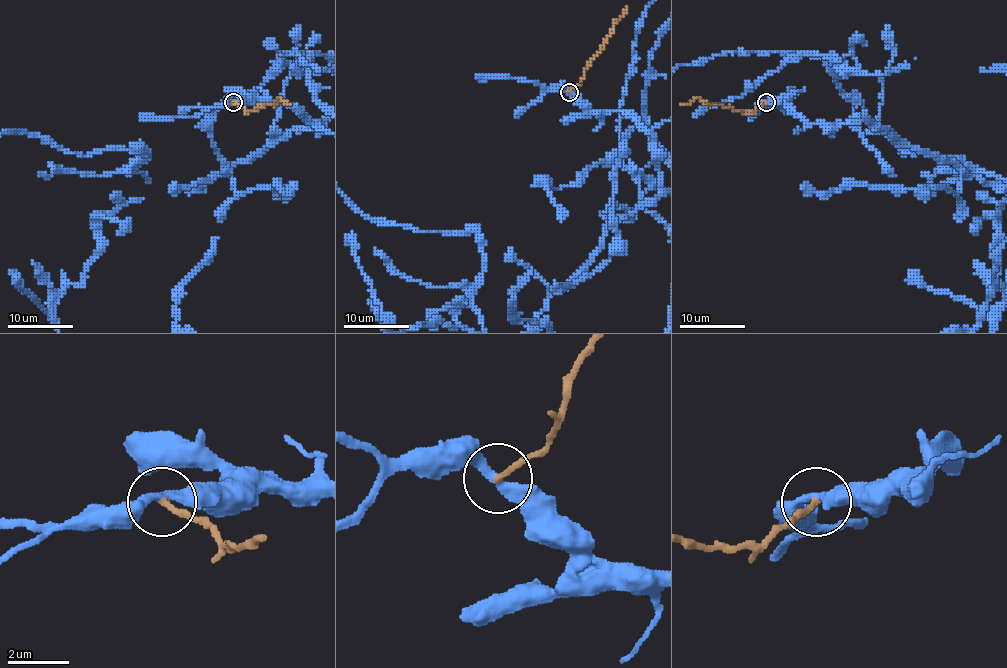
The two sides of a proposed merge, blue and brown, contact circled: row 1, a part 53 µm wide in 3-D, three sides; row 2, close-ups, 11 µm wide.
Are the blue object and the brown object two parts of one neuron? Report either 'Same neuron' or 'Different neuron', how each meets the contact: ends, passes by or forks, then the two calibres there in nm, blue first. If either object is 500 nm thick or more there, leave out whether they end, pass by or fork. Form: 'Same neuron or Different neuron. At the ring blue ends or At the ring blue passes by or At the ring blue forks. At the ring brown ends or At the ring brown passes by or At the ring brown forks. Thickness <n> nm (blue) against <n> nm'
Different neuron. At the ring blue passes by. At the ring brown ends. Thickness 280 nm (blue) against 190 nm

